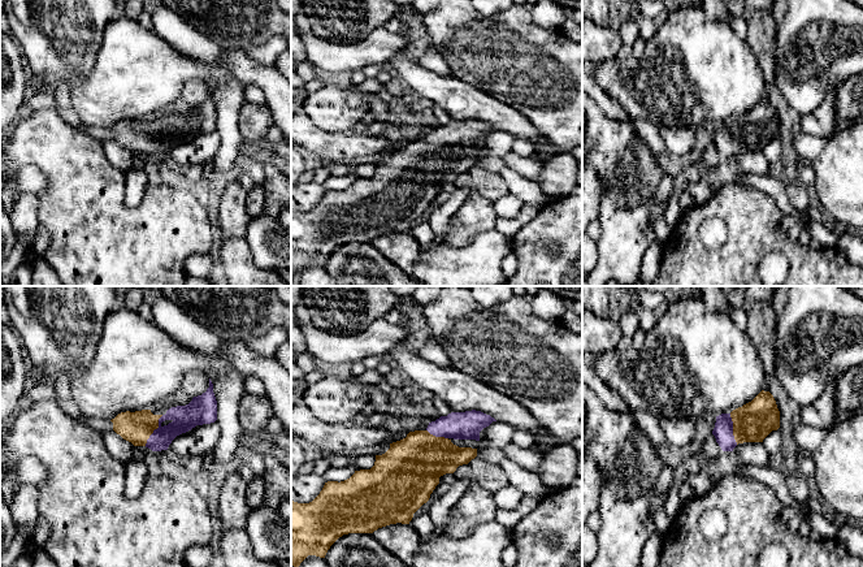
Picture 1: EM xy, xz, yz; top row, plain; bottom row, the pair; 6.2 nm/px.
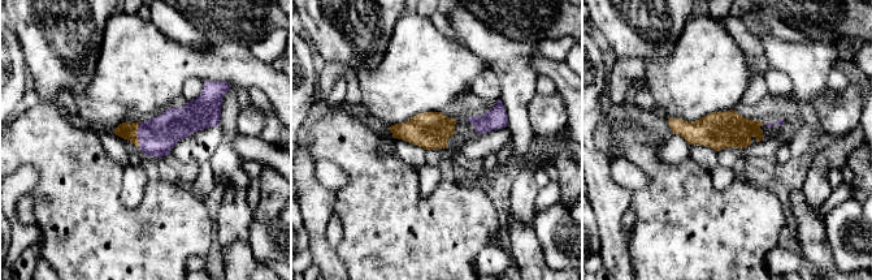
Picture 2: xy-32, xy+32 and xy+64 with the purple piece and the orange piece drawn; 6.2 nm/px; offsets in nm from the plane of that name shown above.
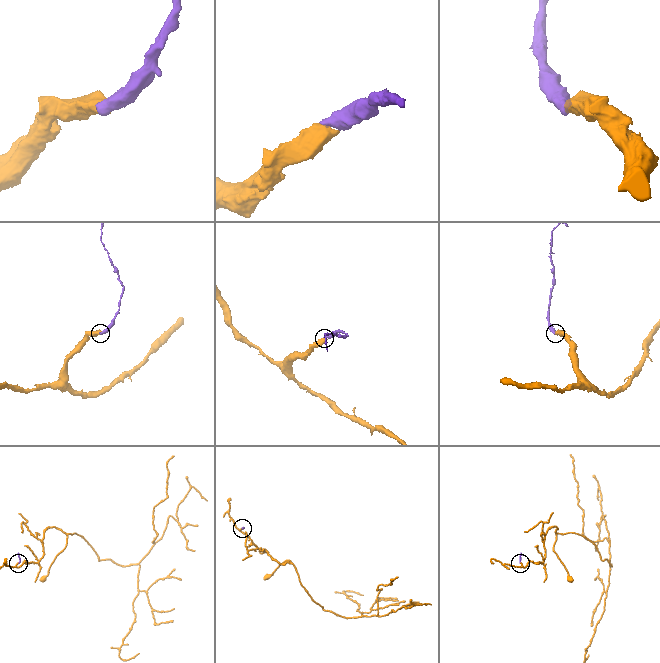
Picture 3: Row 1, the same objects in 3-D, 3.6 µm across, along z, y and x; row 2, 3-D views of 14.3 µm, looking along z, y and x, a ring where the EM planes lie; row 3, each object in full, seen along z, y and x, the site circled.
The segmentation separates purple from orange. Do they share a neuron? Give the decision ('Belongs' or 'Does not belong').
Belongs

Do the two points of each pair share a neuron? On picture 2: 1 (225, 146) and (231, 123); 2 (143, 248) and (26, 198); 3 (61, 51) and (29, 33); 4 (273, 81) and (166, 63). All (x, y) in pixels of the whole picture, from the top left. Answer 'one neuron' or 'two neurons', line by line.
1: one neuron
2: two neurons
3: one neuron
4: one neuron

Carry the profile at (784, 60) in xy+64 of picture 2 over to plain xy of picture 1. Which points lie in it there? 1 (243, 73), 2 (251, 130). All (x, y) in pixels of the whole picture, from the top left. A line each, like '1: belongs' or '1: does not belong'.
1: does not belong
2: does not belong

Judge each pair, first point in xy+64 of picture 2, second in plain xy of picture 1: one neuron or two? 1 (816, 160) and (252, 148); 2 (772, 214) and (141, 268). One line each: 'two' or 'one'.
1: two
2: one

